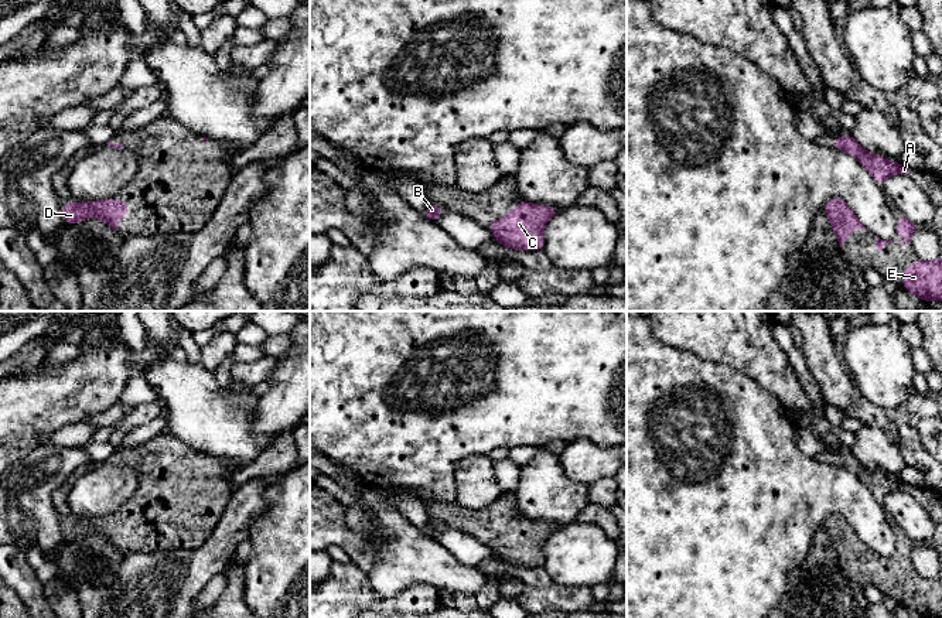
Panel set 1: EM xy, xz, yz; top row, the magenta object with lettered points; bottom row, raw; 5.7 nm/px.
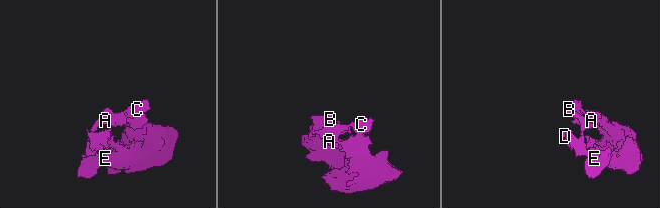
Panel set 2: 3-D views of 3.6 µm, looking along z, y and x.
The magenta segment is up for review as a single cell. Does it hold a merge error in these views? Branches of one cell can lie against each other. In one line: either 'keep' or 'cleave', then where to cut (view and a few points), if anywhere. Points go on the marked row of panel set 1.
keep | no cut

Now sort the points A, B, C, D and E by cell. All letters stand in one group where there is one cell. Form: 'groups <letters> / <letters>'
groups A B C D E

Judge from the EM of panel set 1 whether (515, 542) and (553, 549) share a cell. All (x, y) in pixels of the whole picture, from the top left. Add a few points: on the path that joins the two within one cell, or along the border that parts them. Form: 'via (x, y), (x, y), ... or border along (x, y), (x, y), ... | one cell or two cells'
border along (559, 528), (542, 545), (542, 566) | two cells

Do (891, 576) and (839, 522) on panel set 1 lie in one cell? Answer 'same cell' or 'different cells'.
same cell

